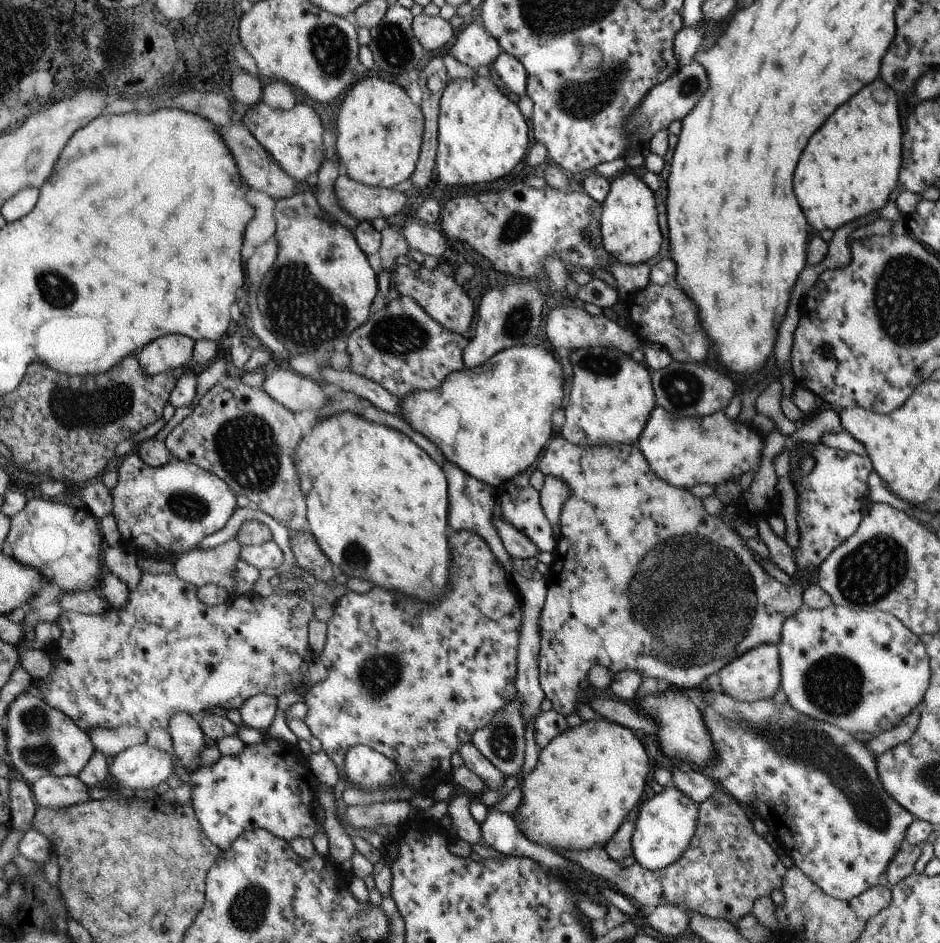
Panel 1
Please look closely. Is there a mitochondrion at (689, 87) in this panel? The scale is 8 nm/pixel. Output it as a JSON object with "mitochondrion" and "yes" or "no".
{"mitochondrion":"yes"}

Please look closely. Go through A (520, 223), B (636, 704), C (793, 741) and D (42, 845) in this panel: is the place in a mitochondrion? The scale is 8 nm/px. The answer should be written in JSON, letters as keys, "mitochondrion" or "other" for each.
{"A":"mitochondrion","B":"other","C":"mitochondrion","D":"other"}

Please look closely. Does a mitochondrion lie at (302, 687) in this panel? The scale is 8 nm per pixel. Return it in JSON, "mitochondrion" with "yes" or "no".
{"mitochondrion":"no"}

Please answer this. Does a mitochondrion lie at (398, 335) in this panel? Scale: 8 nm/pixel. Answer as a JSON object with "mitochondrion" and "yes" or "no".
{"mitochondrion":"yes"}

